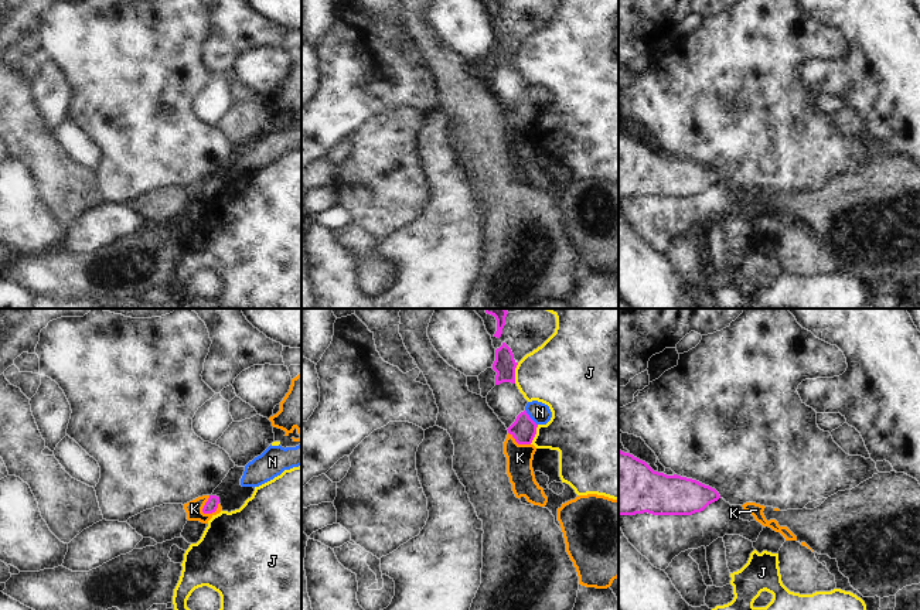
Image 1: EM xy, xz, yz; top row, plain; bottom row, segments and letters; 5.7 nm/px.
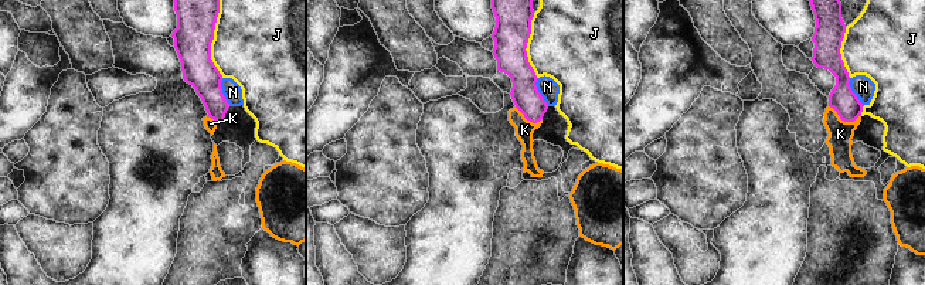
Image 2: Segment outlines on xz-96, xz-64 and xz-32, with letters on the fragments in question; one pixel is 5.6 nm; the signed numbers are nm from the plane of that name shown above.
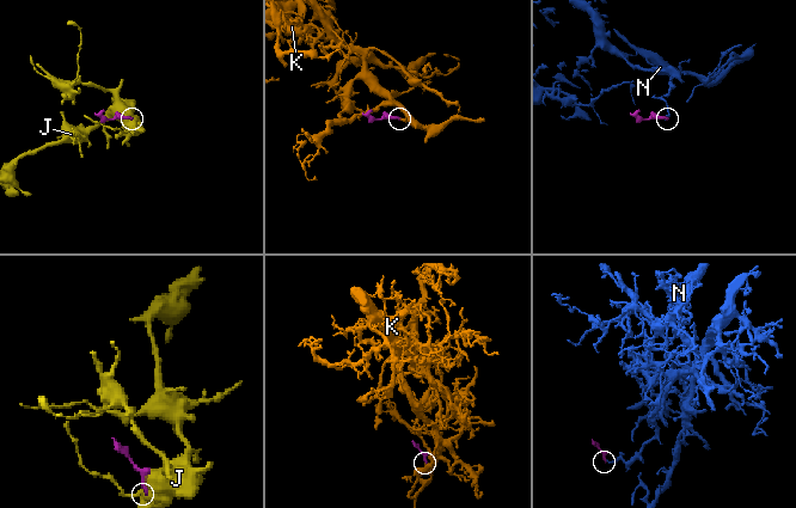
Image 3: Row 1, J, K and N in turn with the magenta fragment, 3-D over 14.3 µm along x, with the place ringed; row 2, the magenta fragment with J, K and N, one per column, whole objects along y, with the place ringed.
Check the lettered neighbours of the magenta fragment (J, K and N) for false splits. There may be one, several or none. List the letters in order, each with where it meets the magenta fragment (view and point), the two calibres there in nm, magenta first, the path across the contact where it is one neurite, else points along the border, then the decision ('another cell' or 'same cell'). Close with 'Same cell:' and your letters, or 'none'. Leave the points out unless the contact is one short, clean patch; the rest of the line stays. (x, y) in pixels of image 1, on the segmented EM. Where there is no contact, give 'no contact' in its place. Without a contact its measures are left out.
J: xz (514, 372) | 120/380 nm | another cell
K: xy (204, 505) | 70/100 nm | along xy (210, 496), (203, 508), (204, 514) | another cell
N: xz (530, 418) | 140/120 nm | along xz (525, 409), (537, 425) | another cell
Same cell: none

